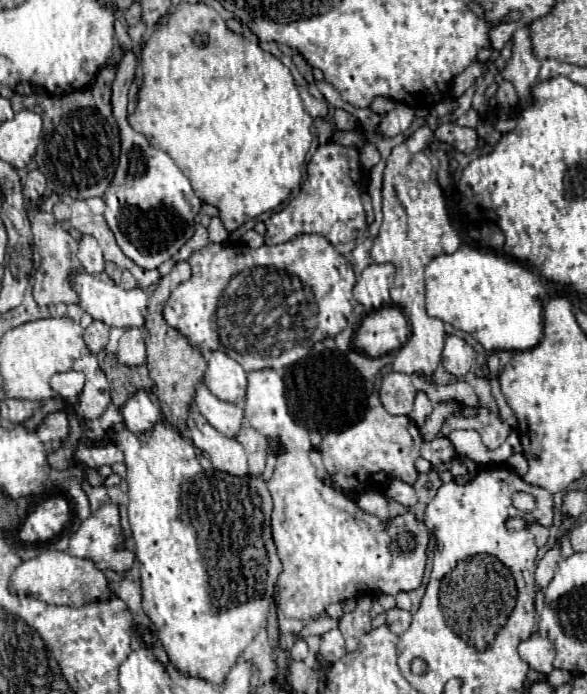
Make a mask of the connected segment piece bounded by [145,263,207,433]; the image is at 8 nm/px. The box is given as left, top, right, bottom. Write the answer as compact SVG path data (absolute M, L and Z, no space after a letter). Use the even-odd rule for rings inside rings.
M177 263L175 269L161 279L161 285L157 291L151 293L149 307L147 307L147 317L145 317L145 345L147 345L147 369L149 375L155 383L155 395L161 401L161 411L163 417L177 427L181 433L187 429L187 417L191 409L191 401L195 397L195 385L203 379L207 363L203 355L189 345L189 341L173 327L169 327L163 319L163 307L167 301L167 293L175 289L181 281L187 279L187 273L191 267L187 263Z

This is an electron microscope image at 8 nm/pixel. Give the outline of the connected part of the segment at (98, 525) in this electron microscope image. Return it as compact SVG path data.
M103 505L97 509L97 513L93 513L89 519L85 519L81 523L81 527L77 529L77 533L71 535L71 541L67 551L75 557L85 557L85 559L93 559L97 563L99 569L113 569L113 571L127 571L133 565L133 553L131 551L117 551L117 545L125 539L119 533L119 509L117 505Z

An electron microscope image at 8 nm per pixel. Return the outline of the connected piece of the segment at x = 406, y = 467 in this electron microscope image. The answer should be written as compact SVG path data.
M381 405L371 407L363 421L357 425L341 431L341 433L327 433L323 437L323 445L319 449L323 463L331 475L331 483L347 493L361 493L369 487L369 479L377 471L389 471L395 479L401 479L409 485L415 483L417 471L415 471L415 459L419 457L419 449L423 444L423 439L419 433L419 428L410 426L411 432L417 432L417 447L413 443L413 437L409 433L409 417L405 415L389 415Z

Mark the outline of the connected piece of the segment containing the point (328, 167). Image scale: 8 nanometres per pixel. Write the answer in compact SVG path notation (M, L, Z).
M333 141L319 146L307 165L307 181L301 185L299 195L291 199L291 203L285 209L273 213L265 221L265 243L287 243L301 233L325 235L333 245L355 241L357 237L361 237L367 229L367 221L357 181L351 175L361 175L359 151L355 147L341 147Z

